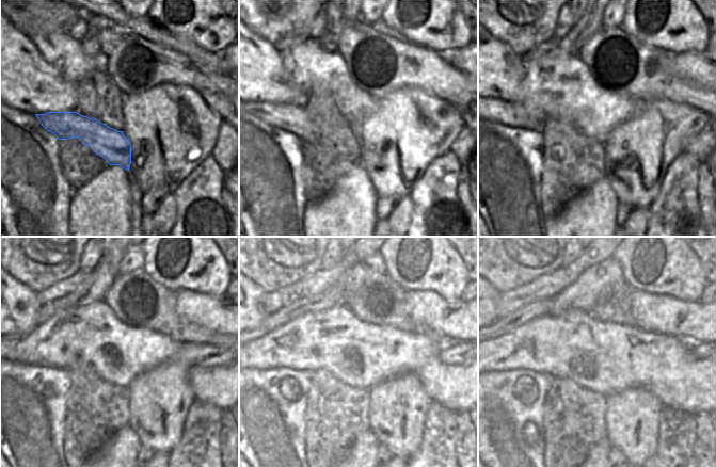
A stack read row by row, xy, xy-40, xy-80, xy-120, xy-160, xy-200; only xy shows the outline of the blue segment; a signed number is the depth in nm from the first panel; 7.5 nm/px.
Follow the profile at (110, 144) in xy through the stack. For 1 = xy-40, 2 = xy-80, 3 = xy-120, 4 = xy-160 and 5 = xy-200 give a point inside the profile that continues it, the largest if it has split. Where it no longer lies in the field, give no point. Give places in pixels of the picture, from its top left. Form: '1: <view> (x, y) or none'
1: xy-40 (338, 134)
2: xy-80 (510, 114)
3: xy-120 (21, 356)
4: xy-160 (344, 387)
5: xy-200 (583, 388)

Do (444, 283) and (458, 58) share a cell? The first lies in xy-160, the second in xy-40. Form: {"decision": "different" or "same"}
{"decision": "different"}

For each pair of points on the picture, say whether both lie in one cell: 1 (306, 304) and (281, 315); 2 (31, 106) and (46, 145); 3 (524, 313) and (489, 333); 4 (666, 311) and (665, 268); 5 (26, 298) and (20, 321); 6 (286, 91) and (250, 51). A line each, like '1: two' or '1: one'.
1: one
2: two
3: one
4: two
5: one
6: one

